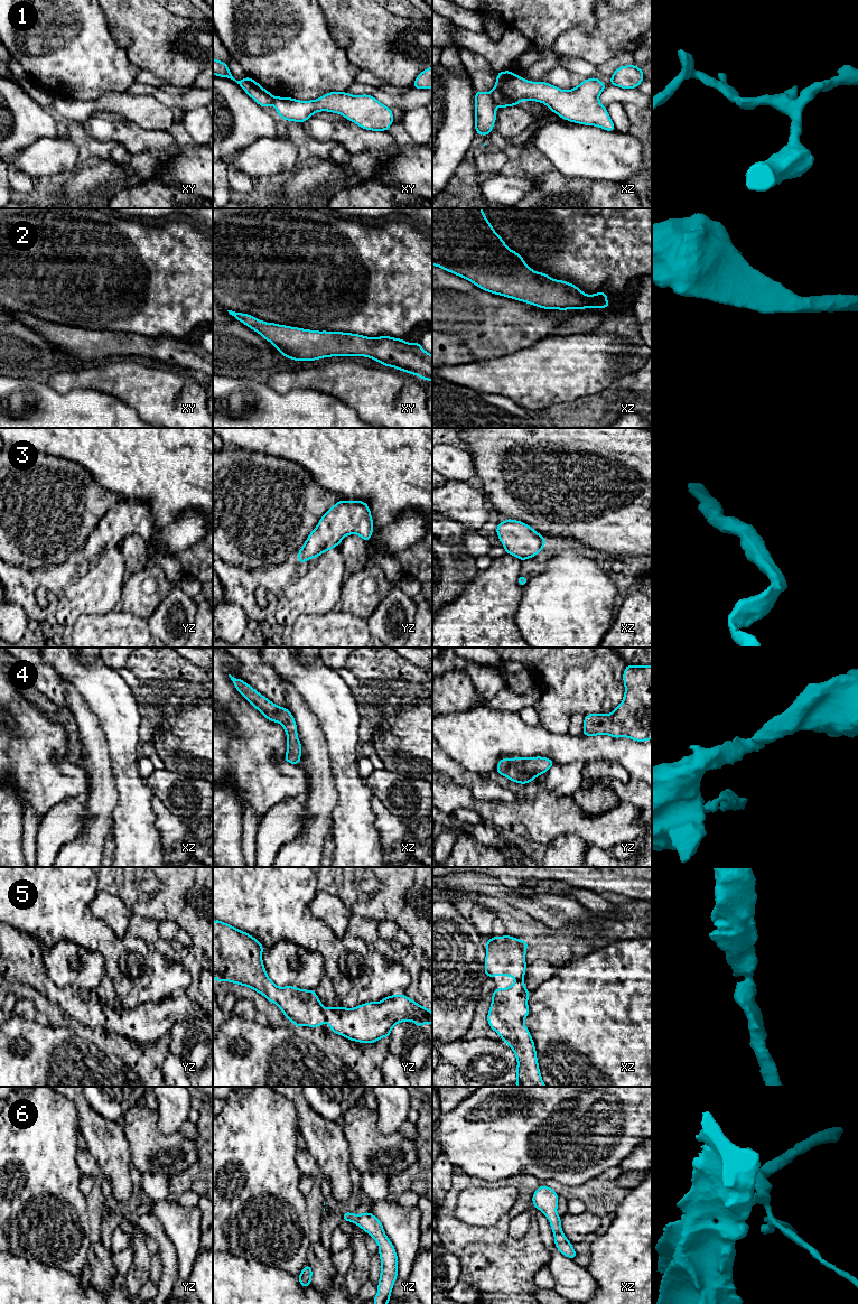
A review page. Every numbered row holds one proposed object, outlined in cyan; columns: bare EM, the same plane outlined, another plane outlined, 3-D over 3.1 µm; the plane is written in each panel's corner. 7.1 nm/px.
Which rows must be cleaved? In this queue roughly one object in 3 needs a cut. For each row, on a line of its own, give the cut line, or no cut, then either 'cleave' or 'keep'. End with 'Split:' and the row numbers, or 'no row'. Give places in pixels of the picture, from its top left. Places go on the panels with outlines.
1: cut in xz along (490, 92), (496, 104); cleave
2: no cut; keep
3: no cut; keep
4: no cut; keep
5: no cut; keep
6: no cut; keep
Split: 1

